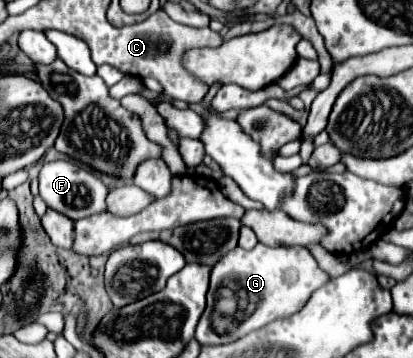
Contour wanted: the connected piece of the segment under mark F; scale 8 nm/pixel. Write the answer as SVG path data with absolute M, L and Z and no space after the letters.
M51 161L51 163L45 163L41 167L41 173L39 173L39 195L43 197L43 201L67 215L67 217L89 217L89 215L95 215L95 213L103 213L107 211L107 193L109 189L105 187L105 183L99 179L99 175L95 171L91 171L89 167L79 167L75 163L69 163L69 161Z

